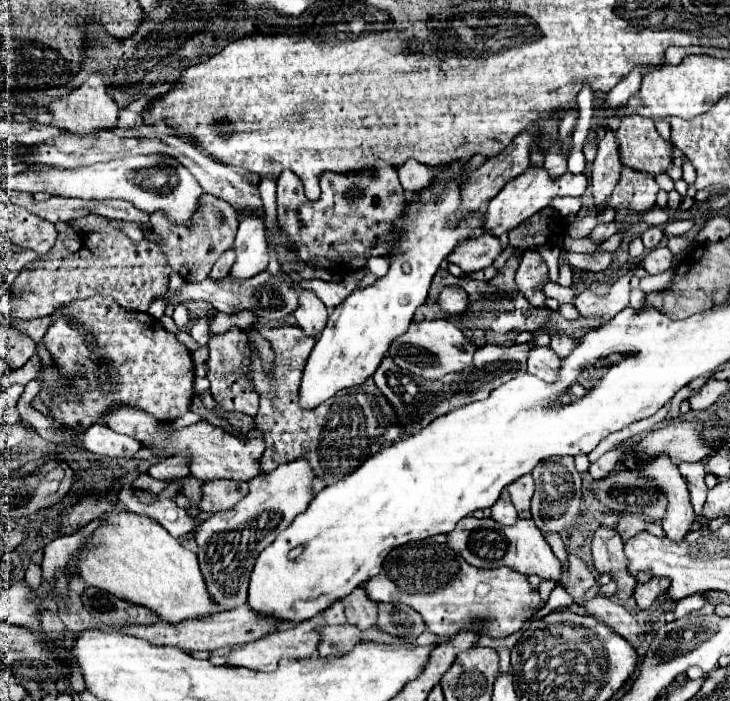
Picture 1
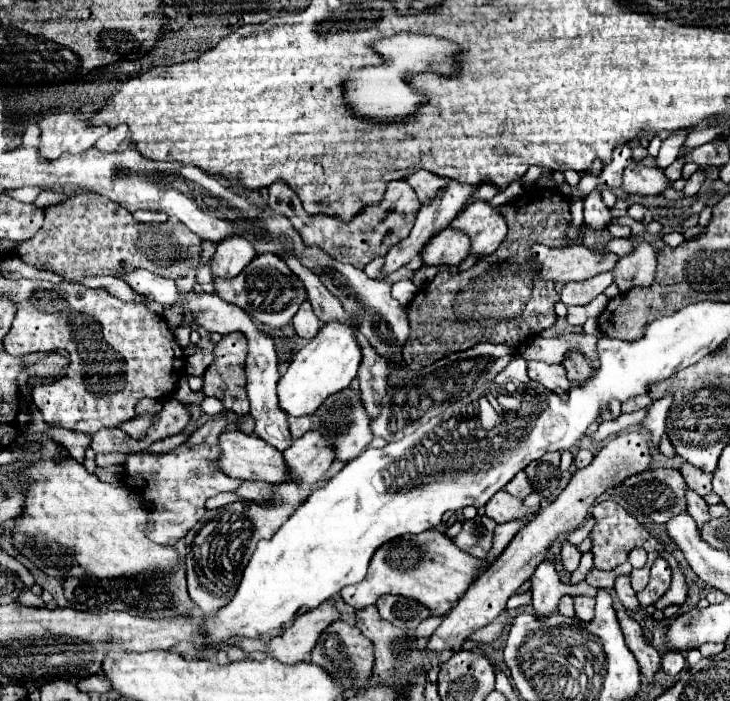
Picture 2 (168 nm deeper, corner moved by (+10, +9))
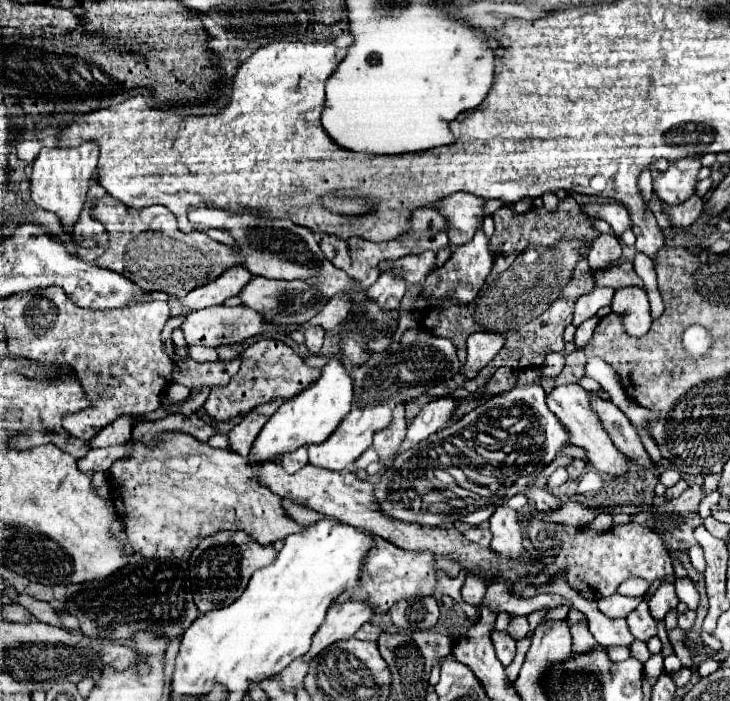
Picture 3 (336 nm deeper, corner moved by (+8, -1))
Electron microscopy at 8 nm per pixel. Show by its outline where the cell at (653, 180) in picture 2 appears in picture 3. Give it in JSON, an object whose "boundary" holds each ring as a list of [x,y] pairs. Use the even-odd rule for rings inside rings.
{"boundary":[[[683,158],[673,162],[665,174],[655,180],[655,194],[667,204],[683,204],[697,190],[697,174],[701,170],[701,160]]]}

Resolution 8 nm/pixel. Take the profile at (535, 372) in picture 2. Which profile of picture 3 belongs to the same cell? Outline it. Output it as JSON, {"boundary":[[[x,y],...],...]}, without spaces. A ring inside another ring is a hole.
{"boundary":[[[565,384],[565,386],[557,386],[551,394],[547,394],[547,406],[559,418],[563,428],[569,432],[569,442],[587,452],[585,460],[593,468],[597,468],[599,472],[605,472],[609,476],[627,476],[631,472],[629,458],[615,448],[613,440],[603,430],[603,424],[601,424],[599,416],[589,406],[589,398],[587,396],[589,396],[589,392],[585,392],[579,384]]]}

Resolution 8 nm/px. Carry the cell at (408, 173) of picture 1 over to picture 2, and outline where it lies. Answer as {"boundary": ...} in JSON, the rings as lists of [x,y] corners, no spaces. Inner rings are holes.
{"boundary":[[[419,170],[419,172],[413,172],[411,176],[405,178],[405,182],[417,192],[417,198],[419,202],[429,202],[441,188],[445,188],[447,180],[441,178],[441,176],[435,176],[431,172],[425,172],[425,170]]]}

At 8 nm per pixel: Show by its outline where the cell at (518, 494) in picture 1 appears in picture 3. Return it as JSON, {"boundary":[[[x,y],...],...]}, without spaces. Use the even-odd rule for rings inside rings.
{"boundary":[[[531,486],[525,492],[525,496],[537,504],[539,512],[551,512],[551,510],[557,510],[561,506],[561,500],[557,496],[553,496],[551,492],[547,492],[543,488],[537,488],[537,486]]]}

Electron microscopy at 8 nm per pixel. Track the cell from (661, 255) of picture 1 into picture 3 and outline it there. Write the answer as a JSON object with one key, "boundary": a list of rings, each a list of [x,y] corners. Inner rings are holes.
{"boundary":[[[619,288],[613,296],[611,310],[621,316],[627,334],[645,336],[649,332],[653,320],[643,288]]]}

